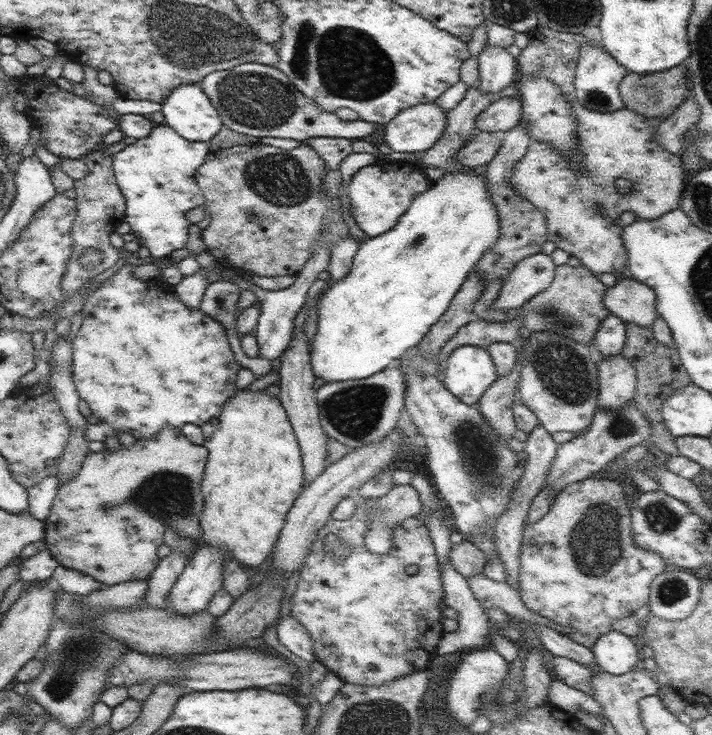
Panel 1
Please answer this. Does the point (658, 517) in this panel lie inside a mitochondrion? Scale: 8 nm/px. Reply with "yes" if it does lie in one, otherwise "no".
yes

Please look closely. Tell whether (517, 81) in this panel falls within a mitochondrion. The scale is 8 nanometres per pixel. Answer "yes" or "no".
no

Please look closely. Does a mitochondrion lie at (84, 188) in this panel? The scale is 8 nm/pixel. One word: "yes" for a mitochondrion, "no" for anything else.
no

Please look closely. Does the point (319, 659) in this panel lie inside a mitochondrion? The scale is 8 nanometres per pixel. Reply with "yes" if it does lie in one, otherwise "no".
no

